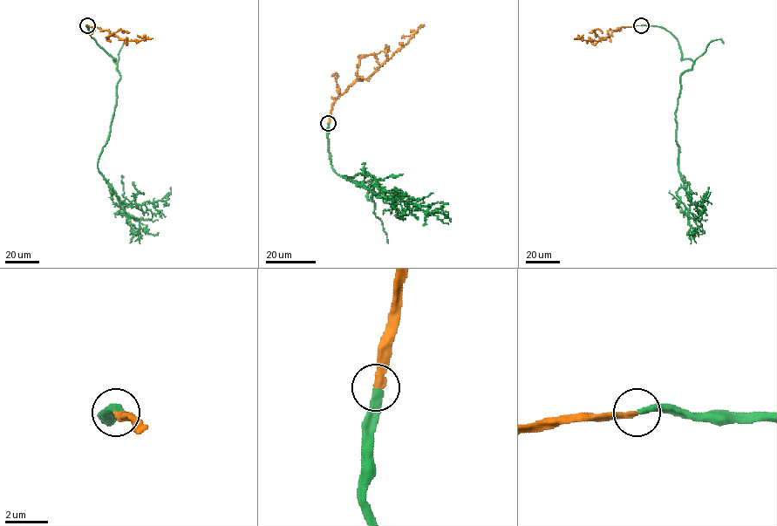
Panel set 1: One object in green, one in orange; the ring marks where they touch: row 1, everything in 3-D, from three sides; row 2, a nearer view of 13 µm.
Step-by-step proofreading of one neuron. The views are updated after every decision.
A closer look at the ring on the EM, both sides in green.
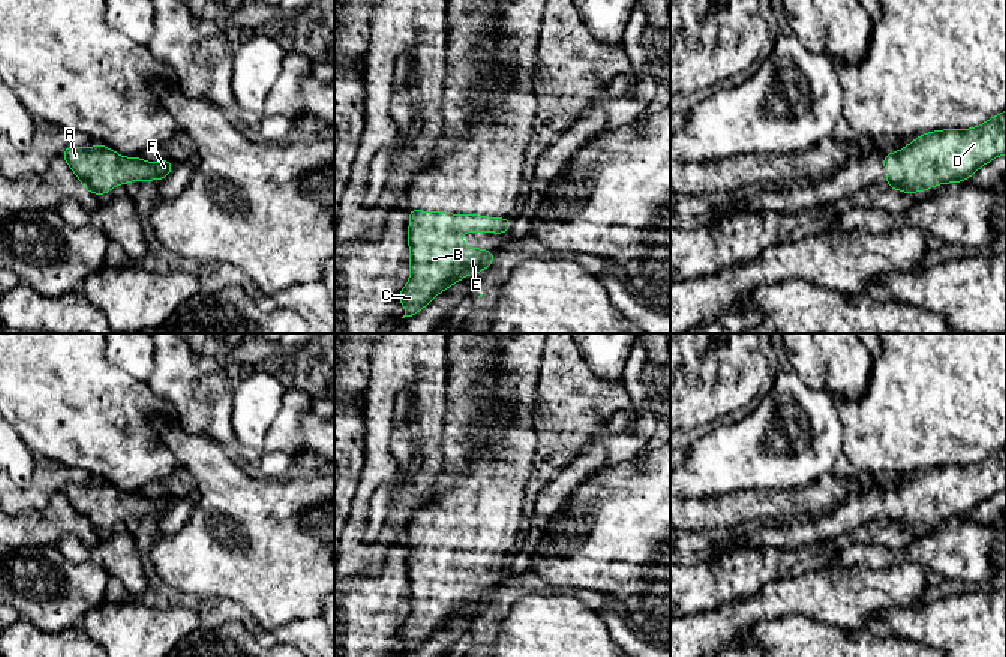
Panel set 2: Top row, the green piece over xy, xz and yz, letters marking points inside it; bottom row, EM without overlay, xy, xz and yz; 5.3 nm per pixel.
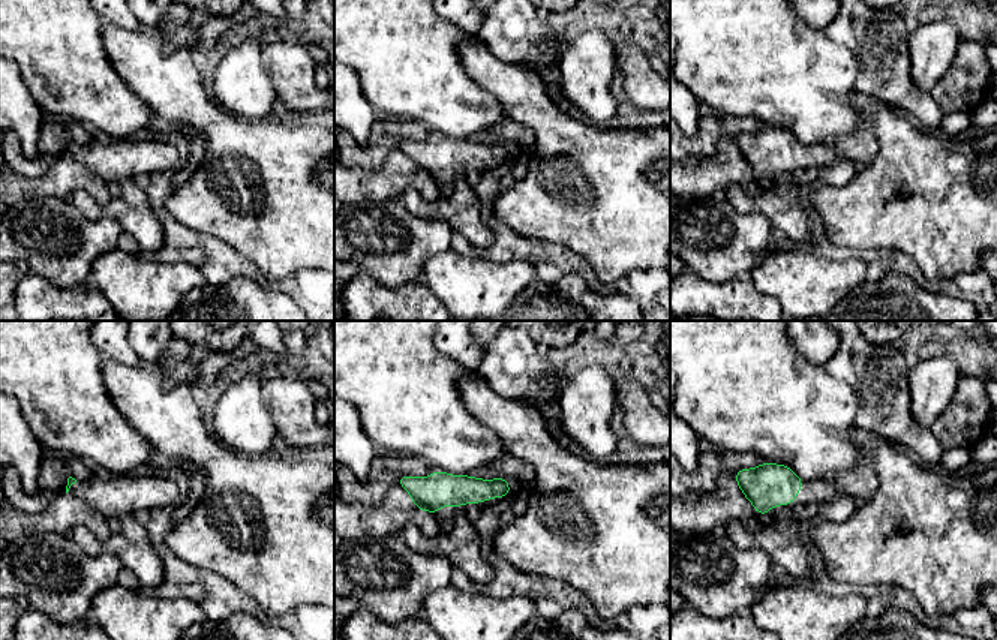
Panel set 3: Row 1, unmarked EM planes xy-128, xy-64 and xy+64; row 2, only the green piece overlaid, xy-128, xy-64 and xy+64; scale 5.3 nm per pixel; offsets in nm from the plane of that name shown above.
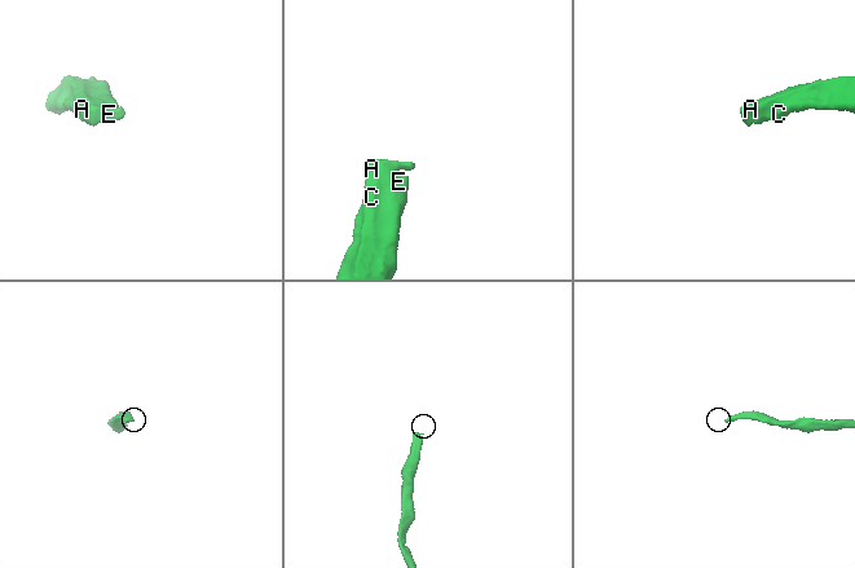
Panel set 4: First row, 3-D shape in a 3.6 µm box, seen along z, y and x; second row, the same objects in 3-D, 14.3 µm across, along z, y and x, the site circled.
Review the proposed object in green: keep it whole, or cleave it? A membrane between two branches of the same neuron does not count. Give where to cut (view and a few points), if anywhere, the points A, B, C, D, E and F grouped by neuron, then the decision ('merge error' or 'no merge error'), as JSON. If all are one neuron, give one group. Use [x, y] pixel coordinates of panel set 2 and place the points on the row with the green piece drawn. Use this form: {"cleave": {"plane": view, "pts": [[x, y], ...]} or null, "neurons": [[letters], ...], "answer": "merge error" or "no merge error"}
{"cleave": null, "neurons": [["A", "B", "C", "D", "E", "F"]], "answer": "no merge error"}

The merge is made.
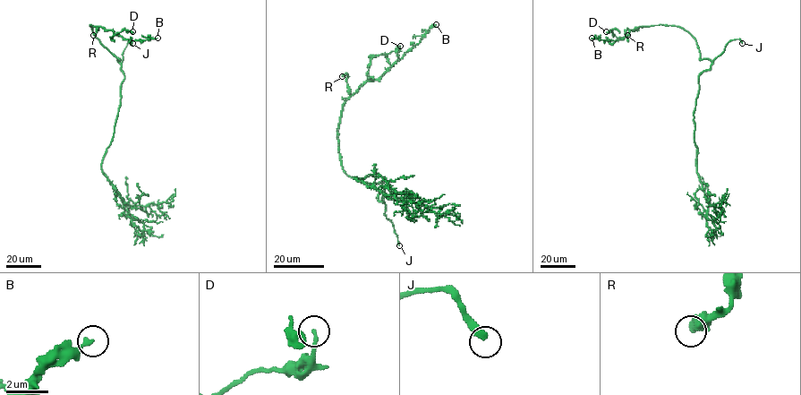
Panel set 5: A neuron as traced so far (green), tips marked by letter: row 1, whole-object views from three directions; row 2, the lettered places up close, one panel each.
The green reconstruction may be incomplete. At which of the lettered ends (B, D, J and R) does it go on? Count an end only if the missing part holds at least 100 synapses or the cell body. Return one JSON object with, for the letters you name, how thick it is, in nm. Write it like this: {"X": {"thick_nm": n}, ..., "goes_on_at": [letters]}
{"J": {"thick_nm": 260}, "goes_on_at": ["J"]}

